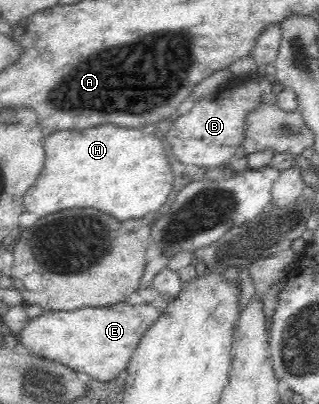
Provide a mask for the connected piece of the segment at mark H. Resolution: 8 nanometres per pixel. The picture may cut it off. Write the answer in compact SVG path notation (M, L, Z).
M103 124L80 132L56 131L46 136L44 150L46 160L43 169L22 199L25 212L35 213L38 217L71 207L95 207L113 215L119 221L137 219L149 211L157 211L165 203L173 187L169 152L154 133L145 133L143 129L127 129L117 127L115 124Z

